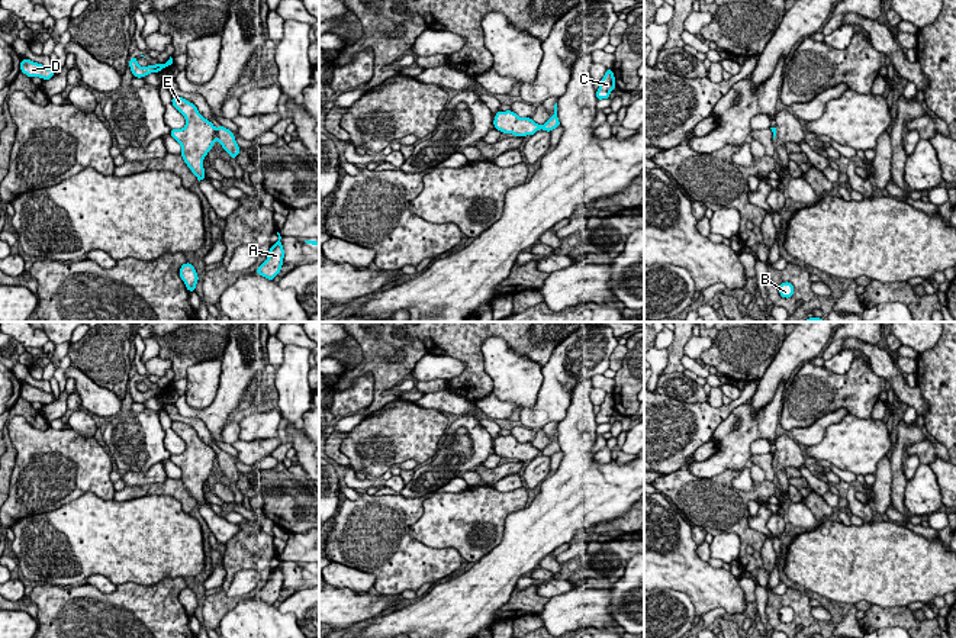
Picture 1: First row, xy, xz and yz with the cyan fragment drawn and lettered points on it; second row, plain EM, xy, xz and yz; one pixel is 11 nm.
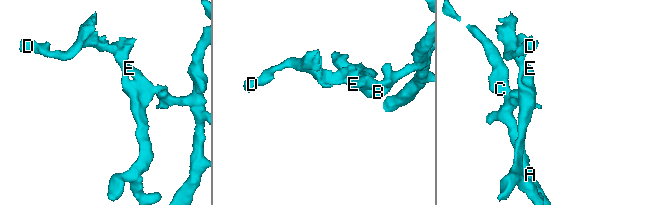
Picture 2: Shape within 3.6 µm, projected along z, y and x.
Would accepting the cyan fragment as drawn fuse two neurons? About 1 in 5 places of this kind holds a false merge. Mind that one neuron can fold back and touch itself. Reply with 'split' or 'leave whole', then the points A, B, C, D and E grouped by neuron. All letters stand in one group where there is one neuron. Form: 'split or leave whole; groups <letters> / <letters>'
split; groups A C / B D E

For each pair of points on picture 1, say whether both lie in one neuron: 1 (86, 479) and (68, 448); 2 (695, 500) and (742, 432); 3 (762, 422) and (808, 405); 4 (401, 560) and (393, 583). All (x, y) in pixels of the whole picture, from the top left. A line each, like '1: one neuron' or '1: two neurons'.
1: one neuron
2: two neurons
3: two neurons
4: one neuron

